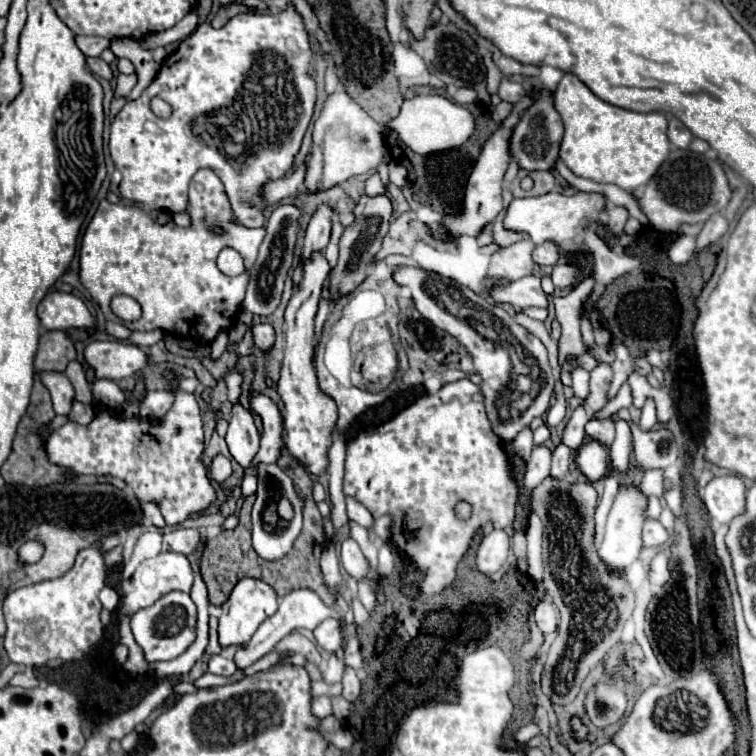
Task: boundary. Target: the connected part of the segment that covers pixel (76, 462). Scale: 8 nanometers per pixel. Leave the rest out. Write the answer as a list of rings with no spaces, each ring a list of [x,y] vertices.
[[[176,392],[174,406],[162,418],[160,428],[150,420],[124,420],[110,410],[104,410],[90,422],[90,426],[80,426],[68,420],[54,430],[46,442],[46,452],[52,464],[72,468],[76,474],[122,478],[136,492],[138,500],[154,500],[160,504],[166,524],[180,524],[190,514],[206,510],[216,496],[206,466],[200,460],[204,450],[202,440],[204,430],[196,396]]]

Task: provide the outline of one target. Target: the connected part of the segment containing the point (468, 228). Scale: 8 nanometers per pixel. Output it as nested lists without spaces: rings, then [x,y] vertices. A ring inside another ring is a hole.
[[[524,96],[518,104],[514,104],[510,116],[502,122],[502,126],[484,144],[484,148],[476,160],[476,166],[468,178],[468,184],[466,184],[462,216],[444,216],[444,228],[450,234],[476,236],[488,222],[494,222],[496,214],[502,210],[502,178],[510,164],[510,128],[514,128],[514,124],[518,124],[518,116],[522,116],[522,112],[526,112],[526,108],[530,108],[530,100],[534,100],[534,96]]]

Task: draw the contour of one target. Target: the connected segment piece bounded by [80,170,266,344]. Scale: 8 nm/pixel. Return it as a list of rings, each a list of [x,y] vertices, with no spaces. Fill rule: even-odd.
[[[198,170],[192,178],[188,191],[187,213],[192,218],[192,224],[188,228],[180,228],[174,222],[158,224],[154,222],[144,210],[130,204],[112,204],[108,200],[102,200],[98,206],[98,212],[94,214],[92,222],[88,224],[82,246],[80,246],[80,282],[90,292],[90,296],[98,302],[102,308],[106,320],[118,320],[118,316],[112,312],[110,302],[114,296],[126,294],[140,302],[142,316],[134,324],[126,324],[130,330],[164,330],[176,336],[188,336],[196,338],[204,344],[212,344],[220,332],[226,332],[242,306],[248,274],[240,274],[238,278],[228,278],[216,268],[216,256],[224,246],[234,248],[242,258],[246,270],[254,266],[254,260],[258,256],[260,242],[266,236],[264,228],[242,228],[234,220],[234,212],[230,212],[230,200],[226,200],[226,192],[222,188],[222,180],[210,170]],[[212,226],[220,226],[226,232],[222,236],[212,234]]]

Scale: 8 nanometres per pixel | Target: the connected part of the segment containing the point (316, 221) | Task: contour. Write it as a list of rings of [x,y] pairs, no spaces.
[[[320,206],[318,212],[312,216],[304,240],[302,240],[302,264],[306,264],[306,256],[310,256],[310,252],[314,252],[314,248],[318,248],[318,252],[326,250],[328,238],[330,238],[330,226],[332,226],[332,210],[328,206]]]

